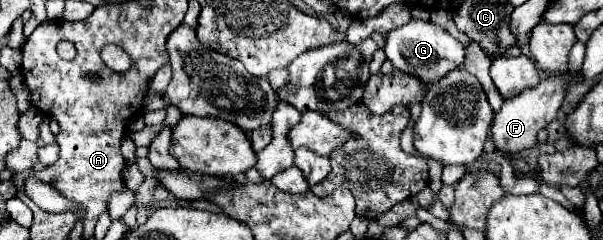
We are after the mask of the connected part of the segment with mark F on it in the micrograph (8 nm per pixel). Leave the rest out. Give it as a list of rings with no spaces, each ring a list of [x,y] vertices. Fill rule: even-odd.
[[[546,78],[538,86],[524,90],[512,100],[506,100],[504,106],[496,112],[490,130],[492,132],[490,140],[494,144],[494,150],[504,158],[510,158],[514,154],[534,148],[538,144],[538,132],[556,118],[556,112],[564,100],[564,92],[566,92],[566,82],[562,82],[560,78]]]

